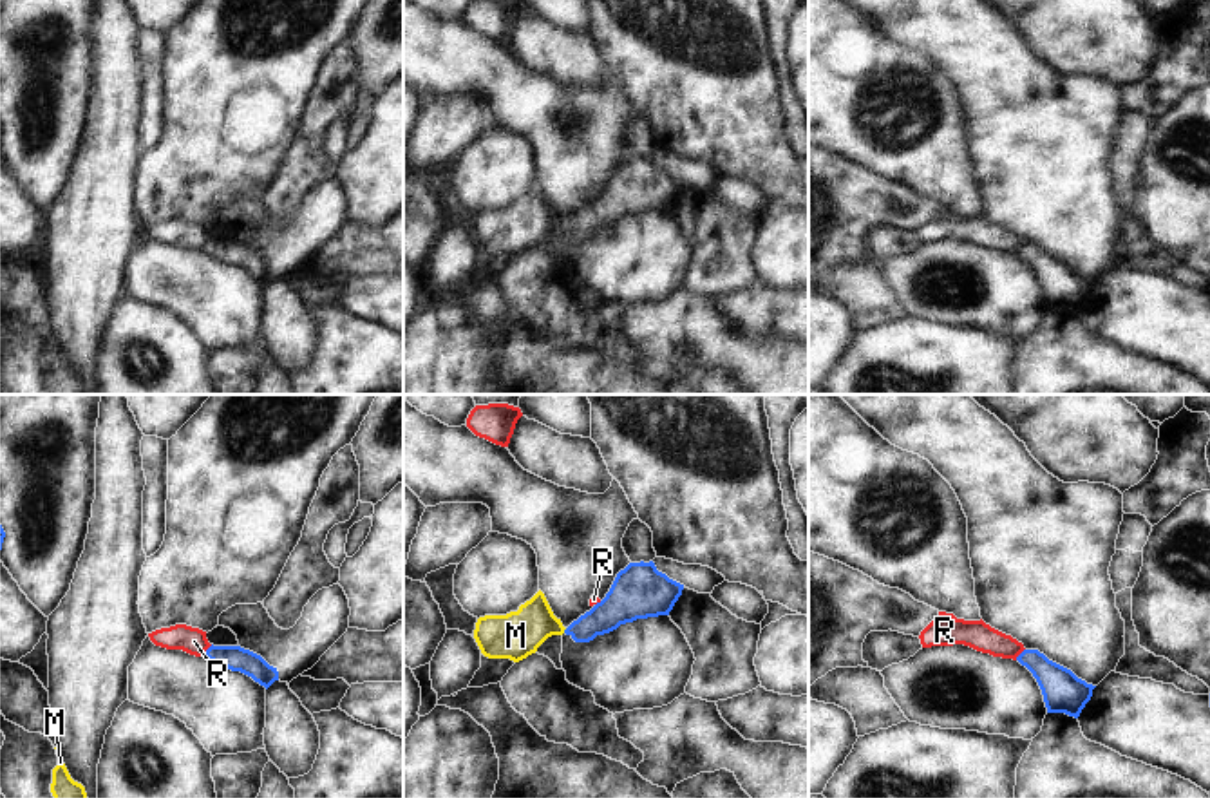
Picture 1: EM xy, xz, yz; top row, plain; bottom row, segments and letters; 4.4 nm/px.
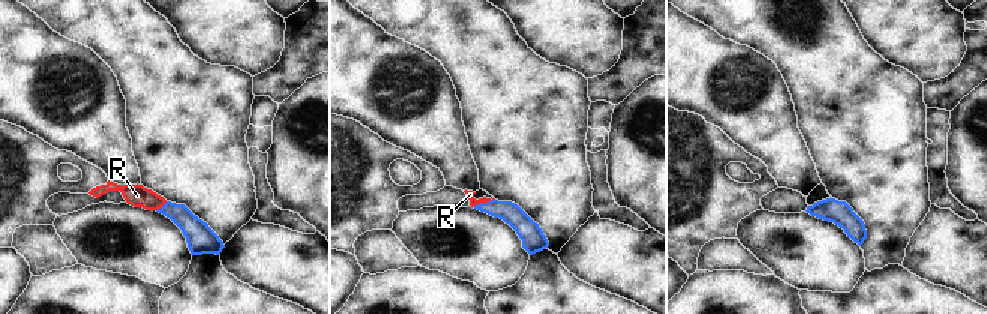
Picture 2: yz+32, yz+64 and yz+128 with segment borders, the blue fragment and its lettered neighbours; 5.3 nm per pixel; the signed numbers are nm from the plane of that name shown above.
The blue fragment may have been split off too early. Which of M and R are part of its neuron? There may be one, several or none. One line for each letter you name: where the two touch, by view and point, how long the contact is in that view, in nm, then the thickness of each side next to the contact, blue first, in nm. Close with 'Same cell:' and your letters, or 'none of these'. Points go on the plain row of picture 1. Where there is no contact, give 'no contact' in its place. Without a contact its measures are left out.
Same cell: none of these

